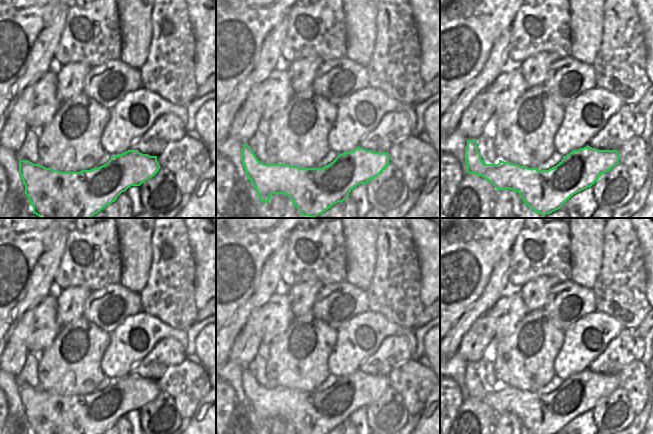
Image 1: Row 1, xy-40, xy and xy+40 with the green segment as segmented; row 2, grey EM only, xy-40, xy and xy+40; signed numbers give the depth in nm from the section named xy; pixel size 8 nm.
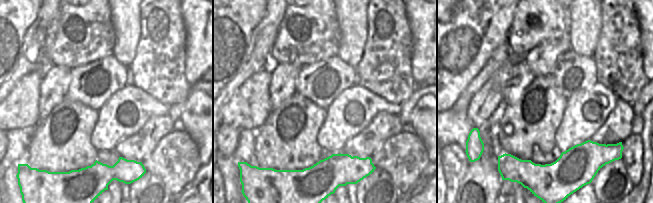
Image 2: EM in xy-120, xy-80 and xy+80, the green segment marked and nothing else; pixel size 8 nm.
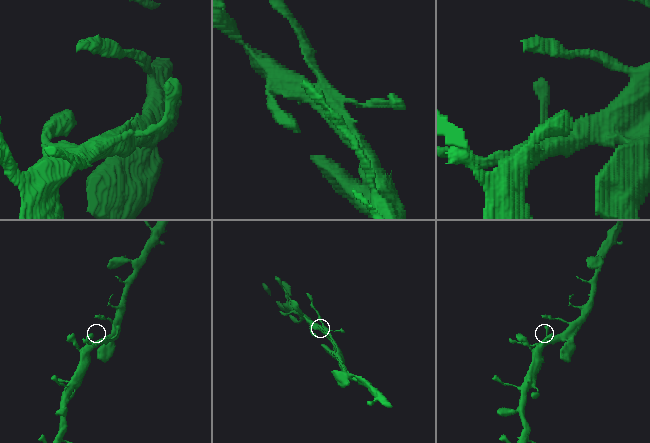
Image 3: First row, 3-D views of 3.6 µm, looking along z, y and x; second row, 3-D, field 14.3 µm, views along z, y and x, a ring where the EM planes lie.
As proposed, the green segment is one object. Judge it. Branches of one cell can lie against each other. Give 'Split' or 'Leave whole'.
Split.

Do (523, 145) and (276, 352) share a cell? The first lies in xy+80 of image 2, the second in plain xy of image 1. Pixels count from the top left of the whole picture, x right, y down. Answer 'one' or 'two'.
one

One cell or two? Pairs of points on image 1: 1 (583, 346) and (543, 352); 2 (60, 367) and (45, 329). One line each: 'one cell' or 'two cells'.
1: two cells
2: two cells

